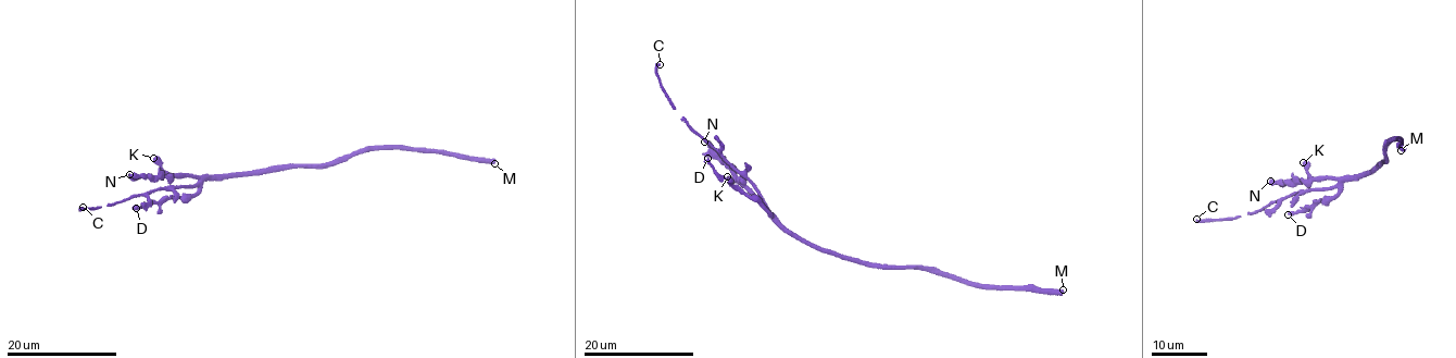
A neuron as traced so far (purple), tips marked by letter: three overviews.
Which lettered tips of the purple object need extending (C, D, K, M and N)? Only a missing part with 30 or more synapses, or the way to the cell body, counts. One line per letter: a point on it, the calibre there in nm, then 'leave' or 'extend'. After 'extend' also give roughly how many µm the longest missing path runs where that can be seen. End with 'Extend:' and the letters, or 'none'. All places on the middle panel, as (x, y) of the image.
C: (660, 64) | 240 nm | leave
D: (707, 158) | 500 nm | leave
K: (727, 176) | 600 nm | leave
M: (1063, 289) | 600 nm | extend | 40 µm
N: (704, 142) | 440 nm | leave
Extend: M

